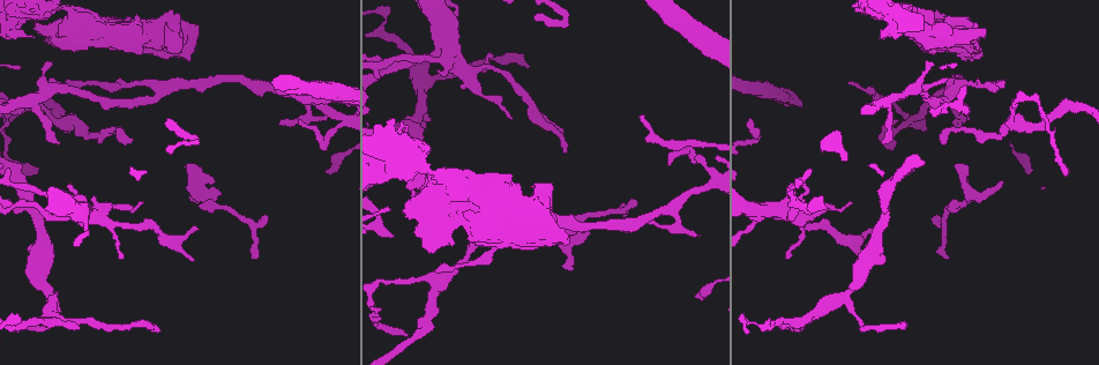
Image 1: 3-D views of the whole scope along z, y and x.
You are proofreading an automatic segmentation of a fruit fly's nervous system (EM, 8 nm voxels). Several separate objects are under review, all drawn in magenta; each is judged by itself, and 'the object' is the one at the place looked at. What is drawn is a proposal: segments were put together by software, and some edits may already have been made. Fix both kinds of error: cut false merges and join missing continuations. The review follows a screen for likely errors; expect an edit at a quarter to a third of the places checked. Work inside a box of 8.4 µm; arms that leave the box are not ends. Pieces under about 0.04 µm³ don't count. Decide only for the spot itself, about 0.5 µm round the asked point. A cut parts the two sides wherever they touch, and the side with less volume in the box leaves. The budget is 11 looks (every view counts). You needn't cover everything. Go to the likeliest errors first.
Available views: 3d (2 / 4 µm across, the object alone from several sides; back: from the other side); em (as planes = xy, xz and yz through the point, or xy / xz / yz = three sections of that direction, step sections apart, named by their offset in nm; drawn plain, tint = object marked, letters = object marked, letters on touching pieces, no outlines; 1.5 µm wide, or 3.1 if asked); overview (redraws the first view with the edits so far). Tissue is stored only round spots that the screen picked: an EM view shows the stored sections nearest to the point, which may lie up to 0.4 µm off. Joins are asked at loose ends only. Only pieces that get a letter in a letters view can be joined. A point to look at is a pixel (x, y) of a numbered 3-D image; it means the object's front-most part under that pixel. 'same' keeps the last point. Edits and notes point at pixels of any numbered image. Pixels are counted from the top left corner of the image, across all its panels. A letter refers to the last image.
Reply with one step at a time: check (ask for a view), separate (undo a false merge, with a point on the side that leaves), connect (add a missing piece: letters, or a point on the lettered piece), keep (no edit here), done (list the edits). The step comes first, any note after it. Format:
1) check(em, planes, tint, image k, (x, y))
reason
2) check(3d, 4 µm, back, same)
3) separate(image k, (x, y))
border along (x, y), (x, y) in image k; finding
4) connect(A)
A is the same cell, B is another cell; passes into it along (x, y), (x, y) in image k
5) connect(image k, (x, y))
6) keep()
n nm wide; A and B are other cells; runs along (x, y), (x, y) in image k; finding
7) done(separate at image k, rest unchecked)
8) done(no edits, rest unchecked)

check(em, yz, step 4, letters, image 1, (668, 163))
an open end

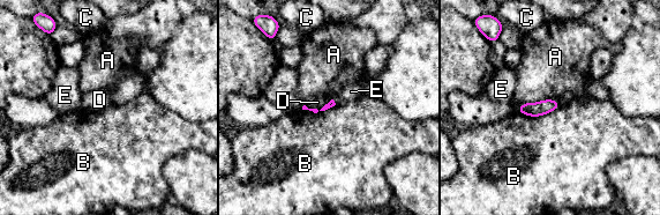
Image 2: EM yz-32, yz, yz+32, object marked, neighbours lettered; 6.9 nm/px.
keep()
B touches over 300 nm; A, B, C, D and E are other cells; border along (560, 104), (539, 116), (517, 111) in image 2; no lettered piece goes on from it

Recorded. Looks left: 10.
check(3d, 2 µm, image 1, (781, 329))
an open end

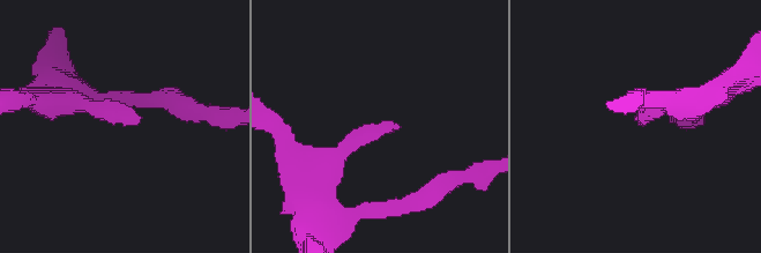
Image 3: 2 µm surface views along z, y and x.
check(em, yz, step 8, tint, image 3, (132, 119))
shape alone is not enough

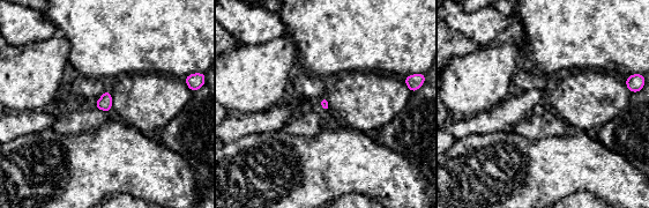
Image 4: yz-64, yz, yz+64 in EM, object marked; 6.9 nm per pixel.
check(em, planes, letters, same)
another direction

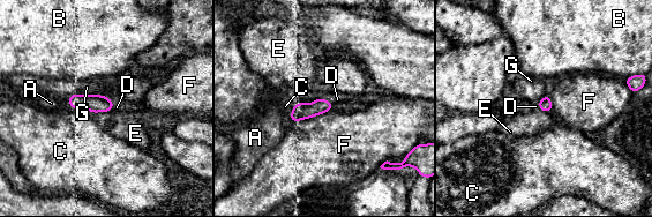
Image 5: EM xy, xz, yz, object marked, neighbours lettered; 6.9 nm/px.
connect(D)
D is the same cell, A, B, C, E, F and G are other cells; passes into it along (300, 111), (329, 102), (337, 99) in image 5; the neuron continues

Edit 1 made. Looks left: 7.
check(overview)

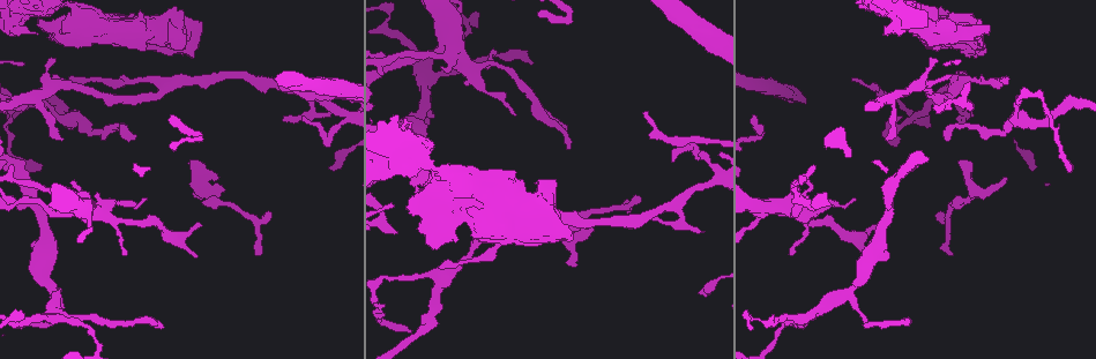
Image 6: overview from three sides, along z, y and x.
check(em, planes, letters, image 6, (34, 33))
branch stops here

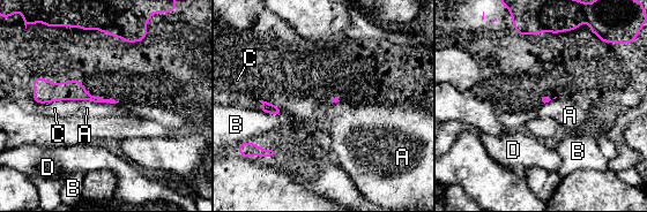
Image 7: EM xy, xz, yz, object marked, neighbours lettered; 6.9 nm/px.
keep()
A, B, C and D are other cells; runs along (36, 82), (45, 91), (97, 99) in image 7; none of them fits

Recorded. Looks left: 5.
check(em, planes, plain, image 6, (951, 255))
thin end

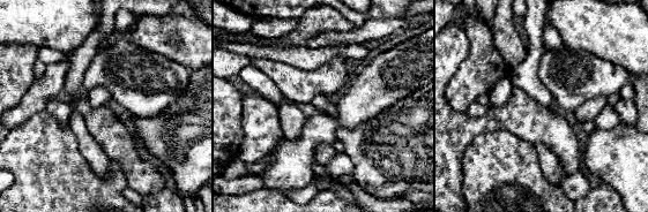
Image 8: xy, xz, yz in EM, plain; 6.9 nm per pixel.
check(em, planes, letters, same)
what lies round it

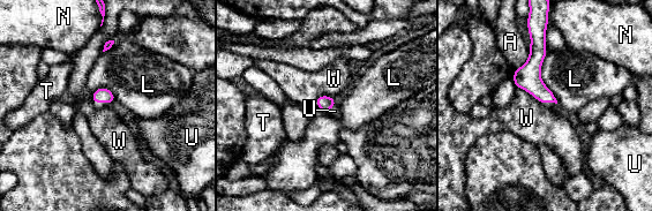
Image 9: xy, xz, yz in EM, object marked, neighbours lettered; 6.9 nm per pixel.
connect(U)
U is the same cell, A, L, N, T and W are other cells; passes into it along (326, 103), (330, 107), (335, 111) in image 9; the neuron continues

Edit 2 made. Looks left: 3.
done(connect at image 5, connect at image 9, rest unchecked)

